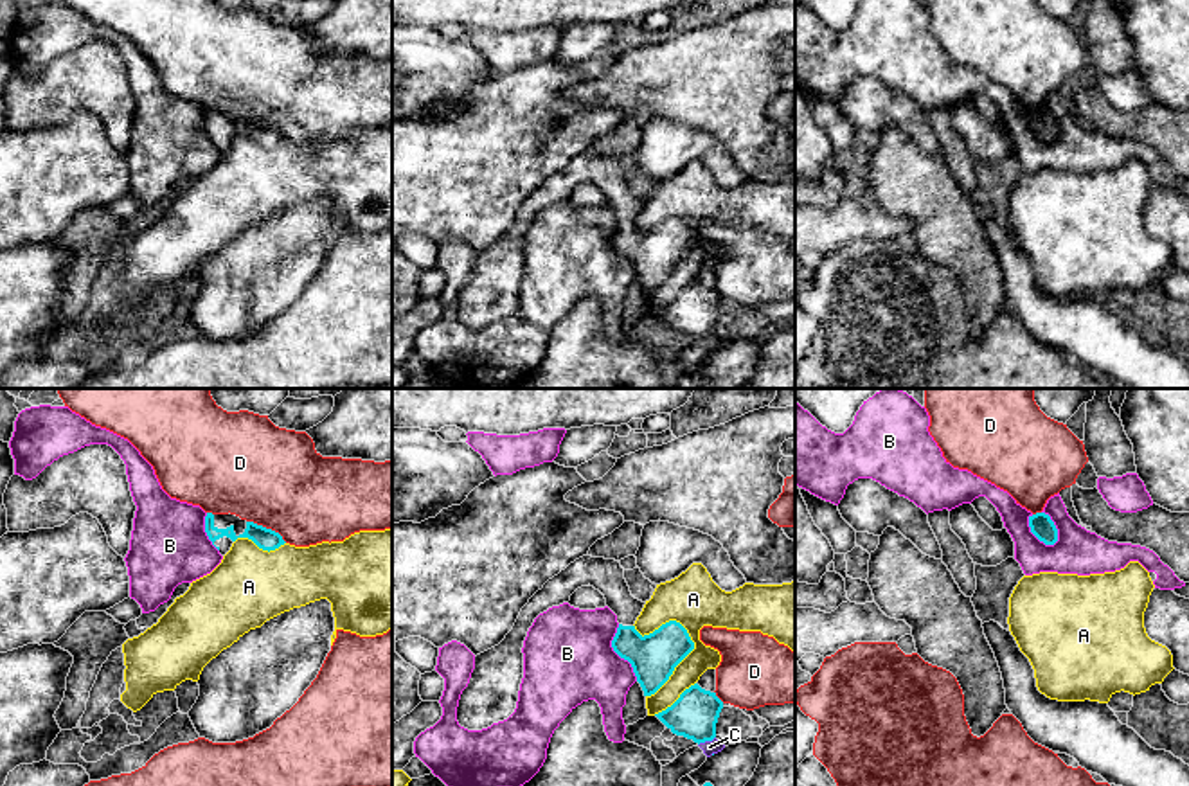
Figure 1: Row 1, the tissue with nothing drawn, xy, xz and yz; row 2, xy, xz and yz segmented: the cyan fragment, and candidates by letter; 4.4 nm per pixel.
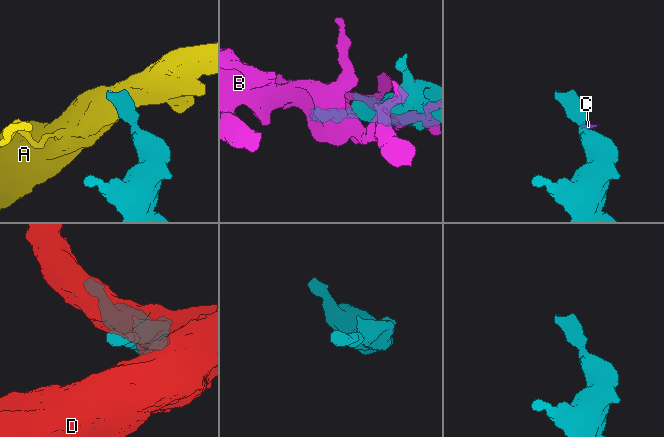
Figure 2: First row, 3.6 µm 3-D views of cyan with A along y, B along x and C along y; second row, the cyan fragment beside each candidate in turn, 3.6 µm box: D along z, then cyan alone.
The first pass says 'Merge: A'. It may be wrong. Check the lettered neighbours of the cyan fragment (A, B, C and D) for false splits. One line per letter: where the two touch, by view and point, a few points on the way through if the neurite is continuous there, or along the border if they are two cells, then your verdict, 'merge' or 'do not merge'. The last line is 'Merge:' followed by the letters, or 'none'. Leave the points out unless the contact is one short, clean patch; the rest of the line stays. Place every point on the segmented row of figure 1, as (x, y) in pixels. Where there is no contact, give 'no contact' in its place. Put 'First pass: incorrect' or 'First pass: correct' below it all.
A: contact xz (682, 659); do not merge
B: contact yz (1038, 538); do not merge
C: contact xz (706, 740); border xz (715, 736), (698, 745); do not merge
D: contact xy (265, 527); do not merge
Merge: none
First pass: incorrect

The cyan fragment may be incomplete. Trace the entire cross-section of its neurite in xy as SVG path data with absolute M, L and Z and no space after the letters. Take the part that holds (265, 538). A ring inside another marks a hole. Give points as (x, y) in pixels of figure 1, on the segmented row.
M207 513L205 532L221 556L225 556L230 550L232 543L237 538L248 538L259 549L268 552L286 543L279 532L257 525L254 522L241 520L239 516L230 513L228 514Z

